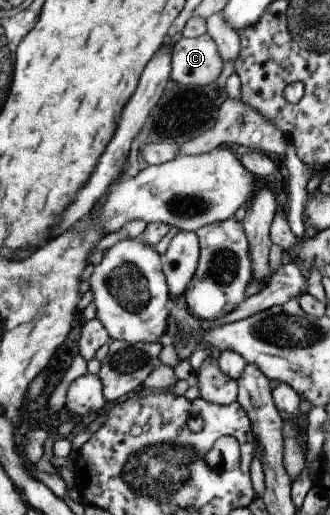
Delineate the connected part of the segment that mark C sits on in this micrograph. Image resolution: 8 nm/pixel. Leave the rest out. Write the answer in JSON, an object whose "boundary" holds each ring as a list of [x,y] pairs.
{"boundary":[[[202,34],[174,43],[169,67],[170,81],[179,85],[208,85],[219,77],[222,63],[211,37]]]}

